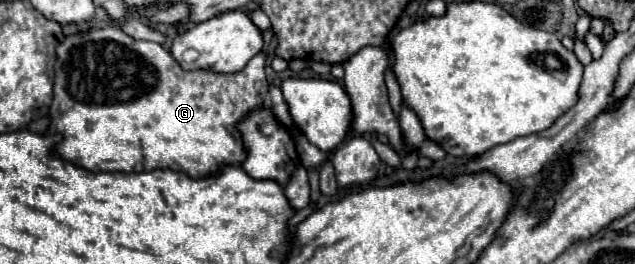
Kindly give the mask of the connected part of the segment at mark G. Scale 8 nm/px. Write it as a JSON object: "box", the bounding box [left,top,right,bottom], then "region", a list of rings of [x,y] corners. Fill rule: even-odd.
{"box":[49,27,269,179],"region":[[[119,27],[89,29],[69,35],[57,47],[55,97],[51,103],[53,125],[49,133],[61,131],[63,141],[55,151],[69,163],[87,171],[183,171],[191,179],[219,175],[223,165],[241,165],[247,157],[237,125],[253,109],[269,105],[269,83],[265,79],[265,55],[255,55],[243,71],[221,75],[211,71],[185,71],[171,53],[153,41],[137,41]]]}

